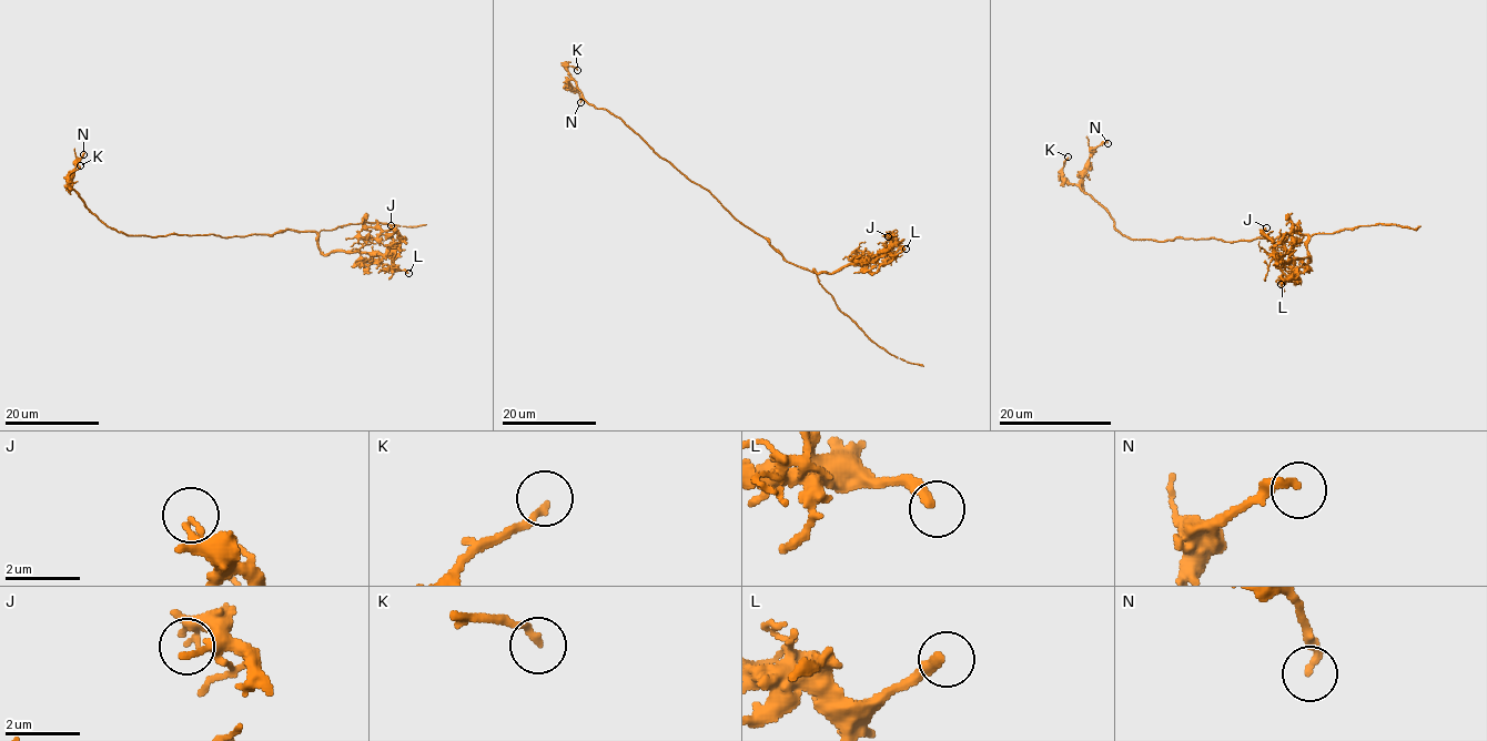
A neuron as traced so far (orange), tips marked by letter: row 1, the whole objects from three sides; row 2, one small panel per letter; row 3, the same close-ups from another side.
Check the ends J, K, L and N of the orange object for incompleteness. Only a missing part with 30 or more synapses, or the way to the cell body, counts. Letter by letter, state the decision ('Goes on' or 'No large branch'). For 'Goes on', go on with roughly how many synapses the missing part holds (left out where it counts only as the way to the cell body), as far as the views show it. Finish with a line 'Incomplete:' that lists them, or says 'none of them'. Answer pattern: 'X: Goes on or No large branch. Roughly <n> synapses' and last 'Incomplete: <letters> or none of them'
J: No large branch
K: No large branch
L: No large branch
N: No large branch
Incomplete: none of them

